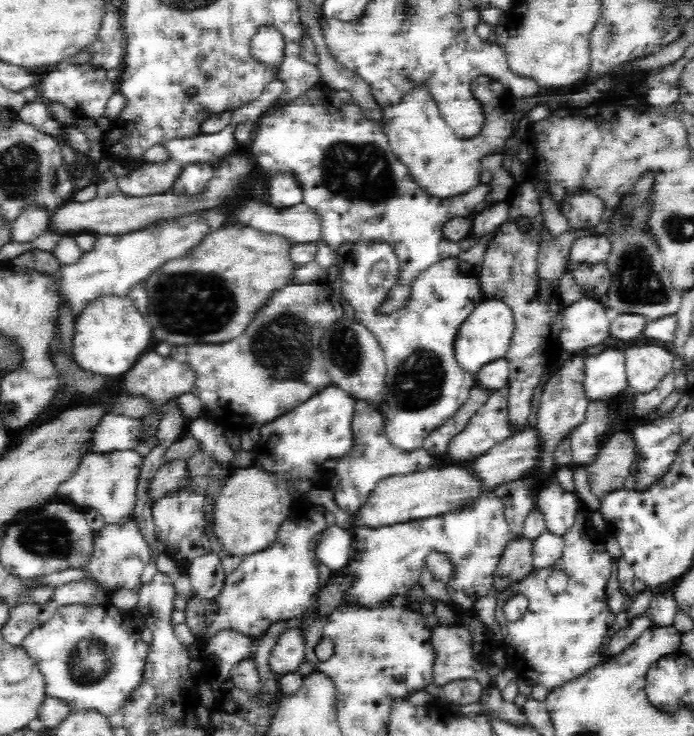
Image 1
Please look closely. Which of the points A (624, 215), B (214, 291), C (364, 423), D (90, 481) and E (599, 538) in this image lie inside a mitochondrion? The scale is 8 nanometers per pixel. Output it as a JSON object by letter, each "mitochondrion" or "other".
{"A":"mitochondrion","B":"mitochondrion","C":"other","D":"other","E":"other"}

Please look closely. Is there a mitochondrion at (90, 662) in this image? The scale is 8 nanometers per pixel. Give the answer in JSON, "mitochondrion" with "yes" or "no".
{"mitochondrion":"yes"}

